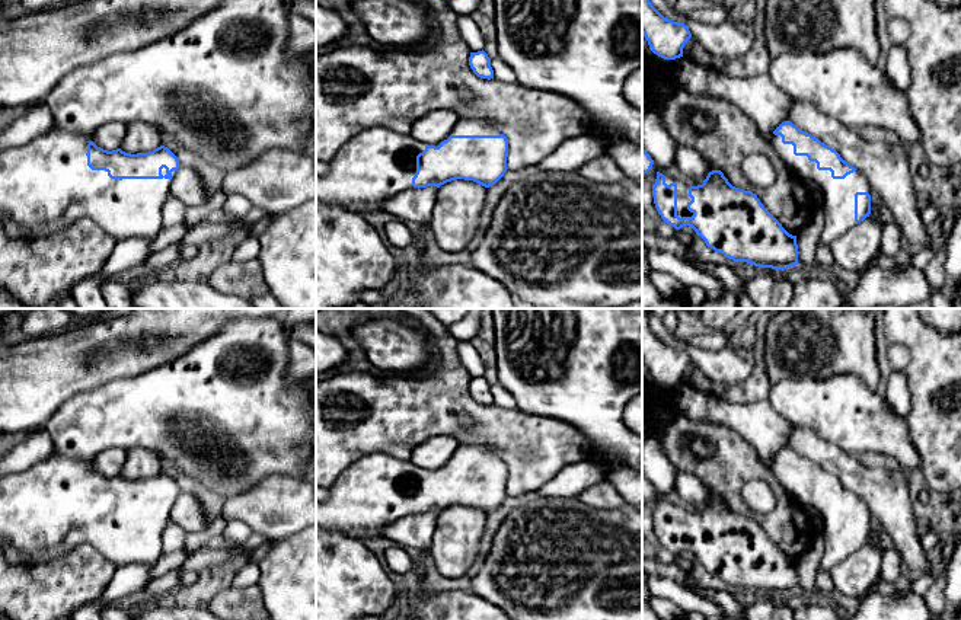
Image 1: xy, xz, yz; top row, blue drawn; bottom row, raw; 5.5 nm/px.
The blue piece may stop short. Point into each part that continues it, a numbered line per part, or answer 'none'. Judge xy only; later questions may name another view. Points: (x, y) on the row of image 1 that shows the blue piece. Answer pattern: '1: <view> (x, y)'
1: xy (224, 88)

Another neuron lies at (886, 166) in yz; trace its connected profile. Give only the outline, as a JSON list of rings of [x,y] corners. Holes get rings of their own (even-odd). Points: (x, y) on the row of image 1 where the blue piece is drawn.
[[[792,100],[789,121],[836,150],[845,162],[865,176],[910,245],[930,246],[926,224],[916,204],[916,191],[903,144],[865,140],[858,130],[840,124],[805,102]]]

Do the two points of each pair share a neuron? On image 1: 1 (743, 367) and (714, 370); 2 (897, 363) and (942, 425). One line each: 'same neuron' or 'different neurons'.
1: same neuron
2: different neurons

